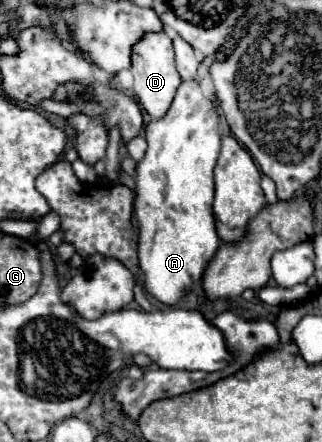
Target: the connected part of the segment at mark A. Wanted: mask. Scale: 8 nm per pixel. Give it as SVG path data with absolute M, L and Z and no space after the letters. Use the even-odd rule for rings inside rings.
M182 81L176 97L162 119L150 121L144 127L144 137L148 143L146 155L136 165L136 199L134 211L140 223L138 259L146 277L146 289L166 305L178 305L188 293L190 283L198 281L204 267L214 257L220 247L220 237L214 225L212 201L214 201L214 167L220 155L222 137L218 131L220 115L214 103L200 91L198 81Z

